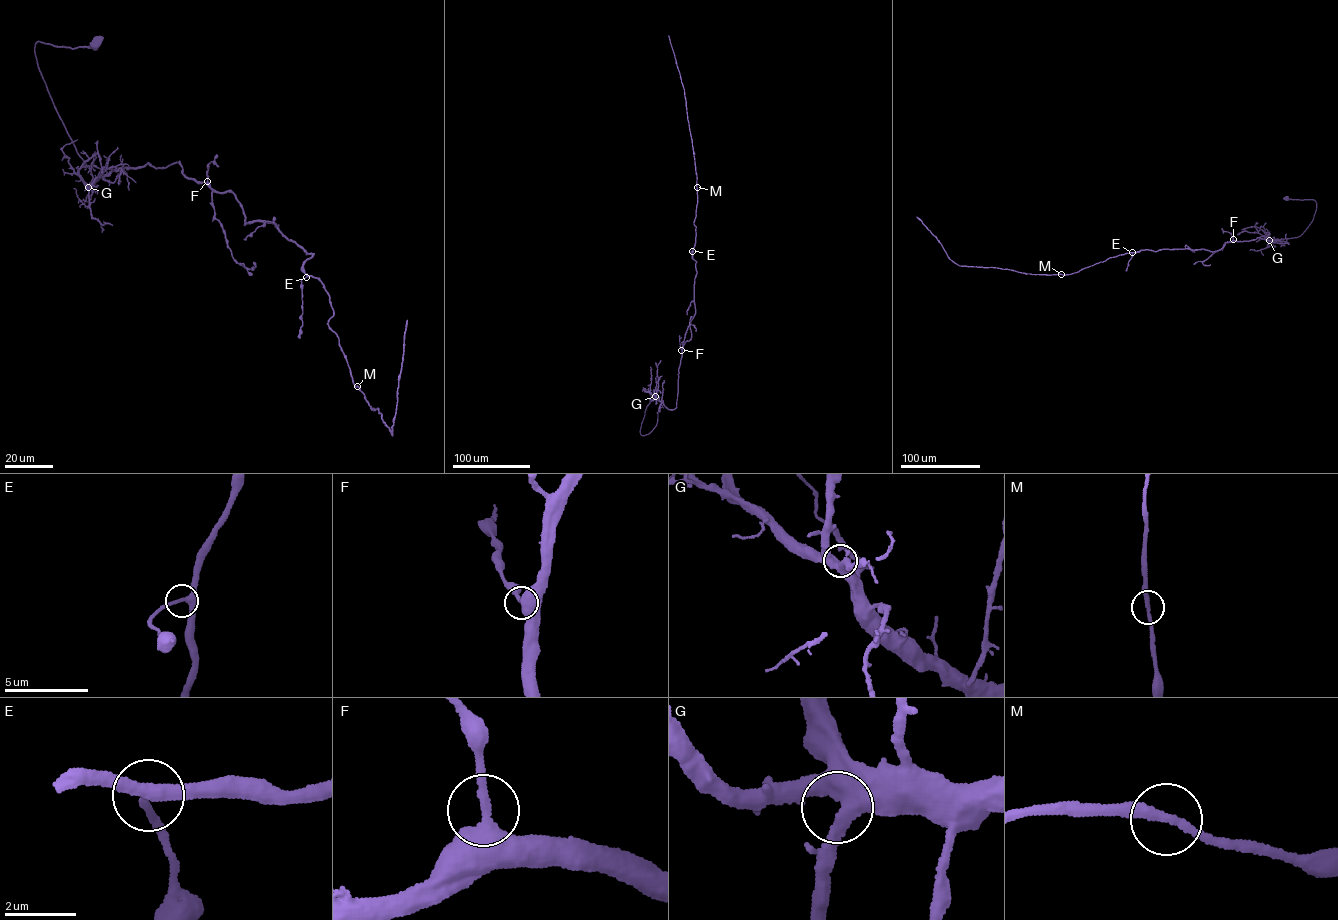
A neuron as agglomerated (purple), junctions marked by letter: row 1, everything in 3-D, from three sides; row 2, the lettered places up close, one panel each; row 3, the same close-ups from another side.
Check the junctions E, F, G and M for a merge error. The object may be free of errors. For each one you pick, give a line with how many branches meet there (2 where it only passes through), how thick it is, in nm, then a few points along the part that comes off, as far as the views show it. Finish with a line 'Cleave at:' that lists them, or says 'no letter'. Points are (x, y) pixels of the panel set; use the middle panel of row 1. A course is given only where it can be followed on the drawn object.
Cleave at: no letter

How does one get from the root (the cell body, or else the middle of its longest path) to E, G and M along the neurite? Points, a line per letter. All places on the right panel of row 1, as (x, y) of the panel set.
E: (1286, 198), (1316, 203), (1302, 233), (1278, 240), (1289, 244), (1258, 237), (1228, 242), (1213, 251), (1132, 252)
G: (1286, 198), (1313, 199), (1316, 206), (1313, 220), (1298, 236), (1269, 240)
M: (1286, 198), (1316, 203), (1302, 233), (1278, 240), (1289, 244), (1258, 237), (1213, 251), (1142, 249), (1061, 274)

